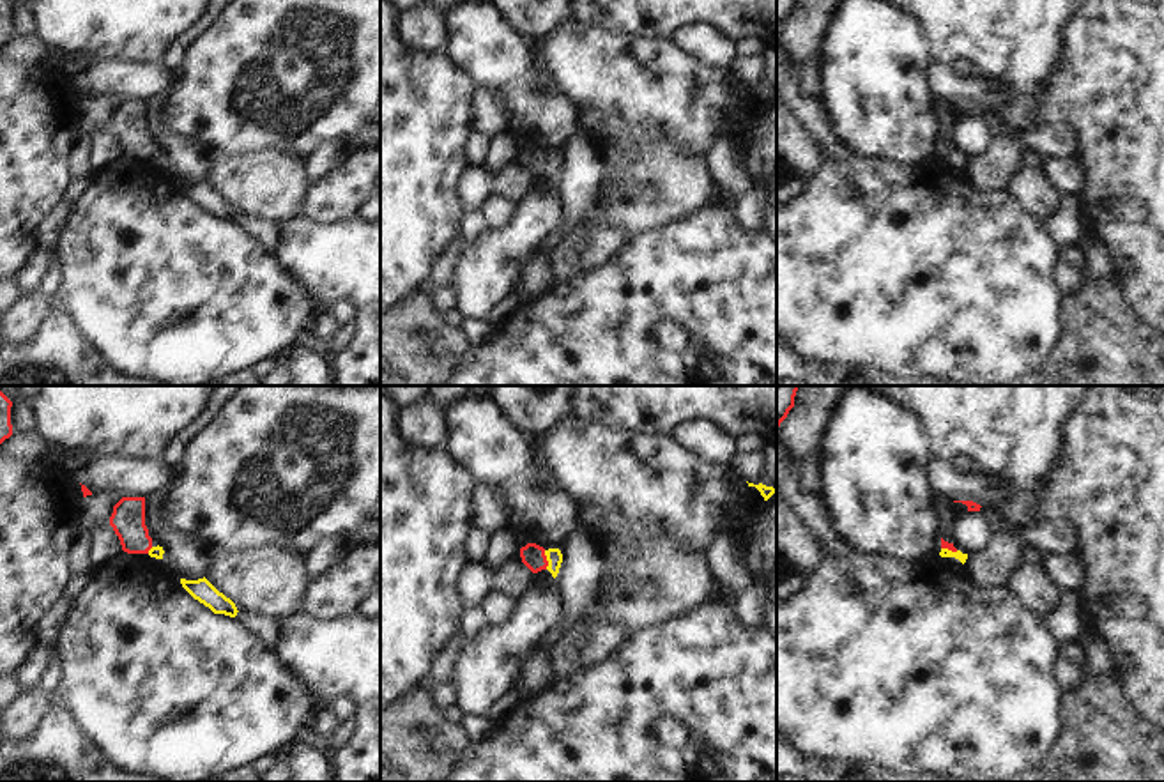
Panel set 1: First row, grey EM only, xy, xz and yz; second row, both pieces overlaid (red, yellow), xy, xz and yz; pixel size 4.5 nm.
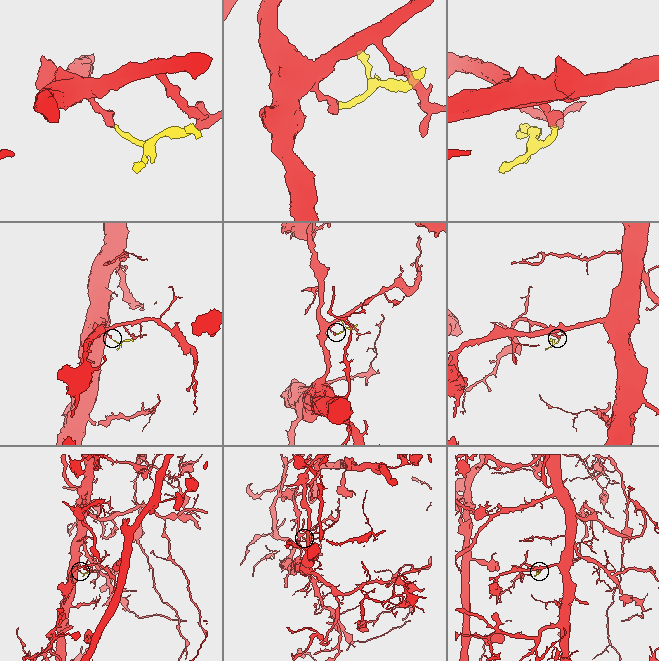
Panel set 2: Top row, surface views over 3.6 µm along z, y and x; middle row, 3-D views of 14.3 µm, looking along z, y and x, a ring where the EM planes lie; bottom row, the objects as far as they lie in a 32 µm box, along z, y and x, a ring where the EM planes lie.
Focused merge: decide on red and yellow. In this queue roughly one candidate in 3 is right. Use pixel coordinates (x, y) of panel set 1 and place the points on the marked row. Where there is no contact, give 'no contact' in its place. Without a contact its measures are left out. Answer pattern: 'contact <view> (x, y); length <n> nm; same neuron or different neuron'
contact xz (545, 559); length 90 nm; same neuron

